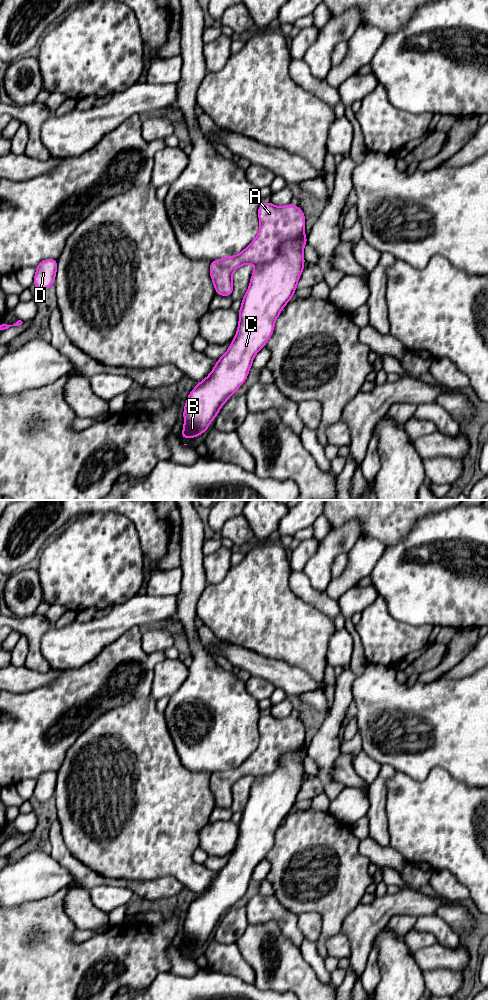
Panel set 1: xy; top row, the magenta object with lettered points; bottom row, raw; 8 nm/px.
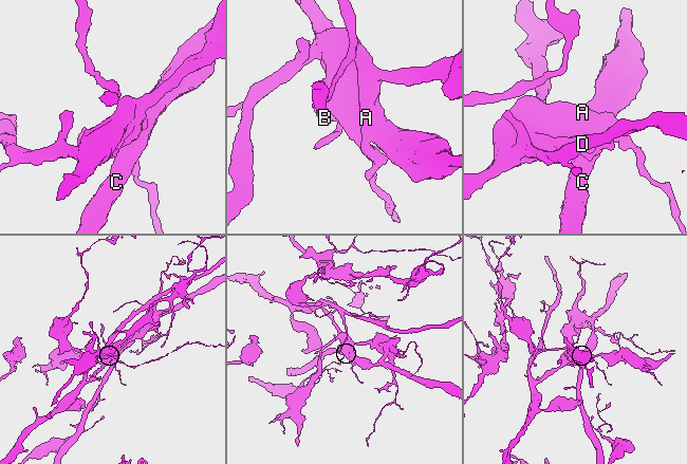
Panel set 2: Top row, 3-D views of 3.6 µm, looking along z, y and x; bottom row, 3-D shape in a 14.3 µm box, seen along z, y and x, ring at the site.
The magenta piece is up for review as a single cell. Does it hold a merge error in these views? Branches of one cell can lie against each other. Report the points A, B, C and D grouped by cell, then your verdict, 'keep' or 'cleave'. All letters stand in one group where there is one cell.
A D / B C; cleave

